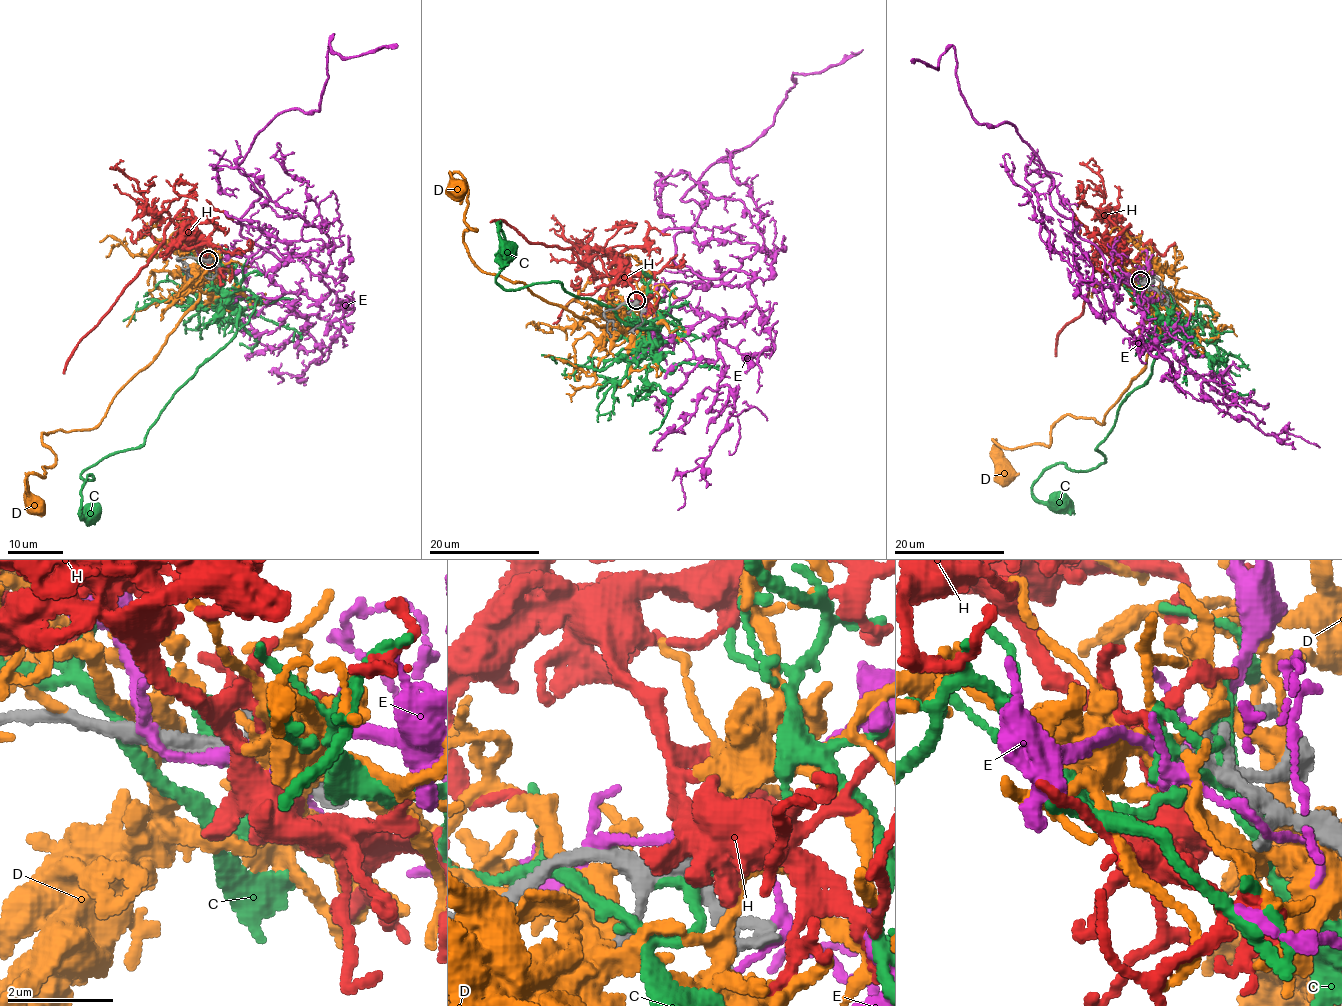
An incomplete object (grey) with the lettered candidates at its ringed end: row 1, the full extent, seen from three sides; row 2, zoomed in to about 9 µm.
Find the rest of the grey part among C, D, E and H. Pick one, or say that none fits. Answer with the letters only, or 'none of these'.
H

